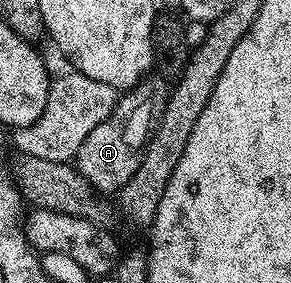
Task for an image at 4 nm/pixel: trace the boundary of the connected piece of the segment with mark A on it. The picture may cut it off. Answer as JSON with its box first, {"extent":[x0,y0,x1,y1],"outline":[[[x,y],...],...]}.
{"extent":[76,76,163,195],"outline":[[[150,76],[125,91],[114,105],[114,111],[104,120],[104,124],[96,124],[92,132],[80,144],[76,155],[76,169],[82,173],[99,194],[113,195],[122,189],[128,180],[132,180],[132,172],[140,168],[140,160],[150,141],[152,127],[156,122],[156,106],[154,98],[161,99],[163,83],[157,77]]]}

